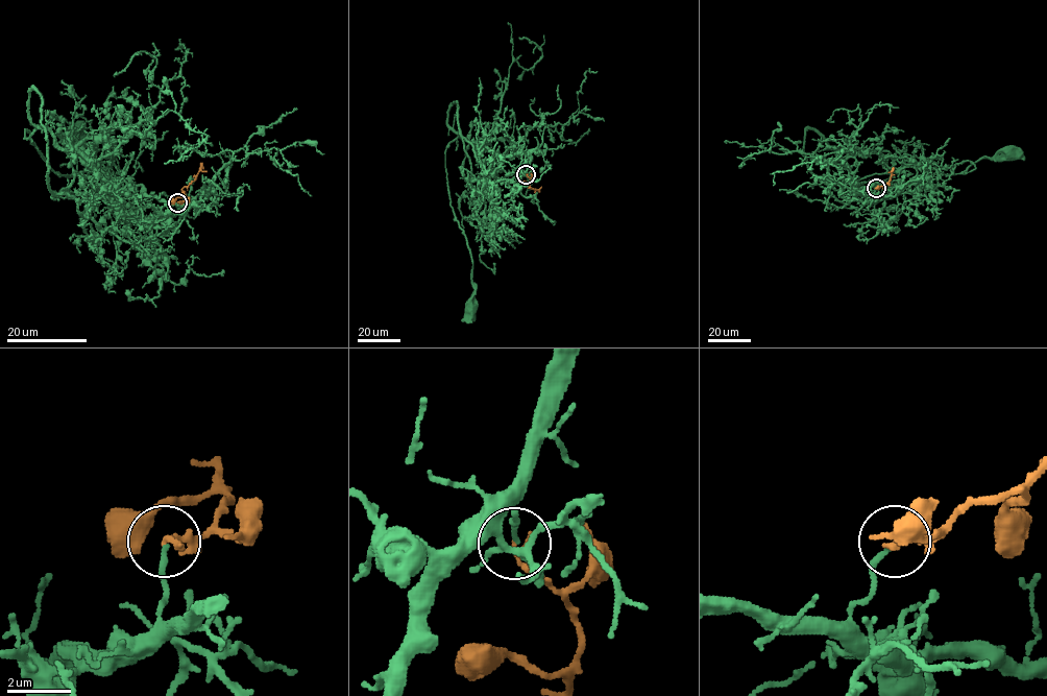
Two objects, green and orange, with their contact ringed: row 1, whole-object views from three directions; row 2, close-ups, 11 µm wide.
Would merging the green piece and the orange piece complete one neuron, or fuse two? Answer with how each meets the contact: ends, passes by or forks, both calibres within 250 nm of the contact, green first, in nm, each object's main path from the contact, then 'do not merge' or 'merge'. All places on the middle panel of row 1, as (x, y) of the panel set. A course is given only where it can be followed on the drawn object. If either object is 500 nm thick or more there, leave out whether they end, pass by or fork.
green ends | orange ends | 140/220 nm | green via (526, 174), (526, 151), (497, 154), (461, 136), (446, 147), (451, 207), (472, 262), (471, 310) | orange via (526, 174), (530, 180), (529, 187), (539, 192) | merge

